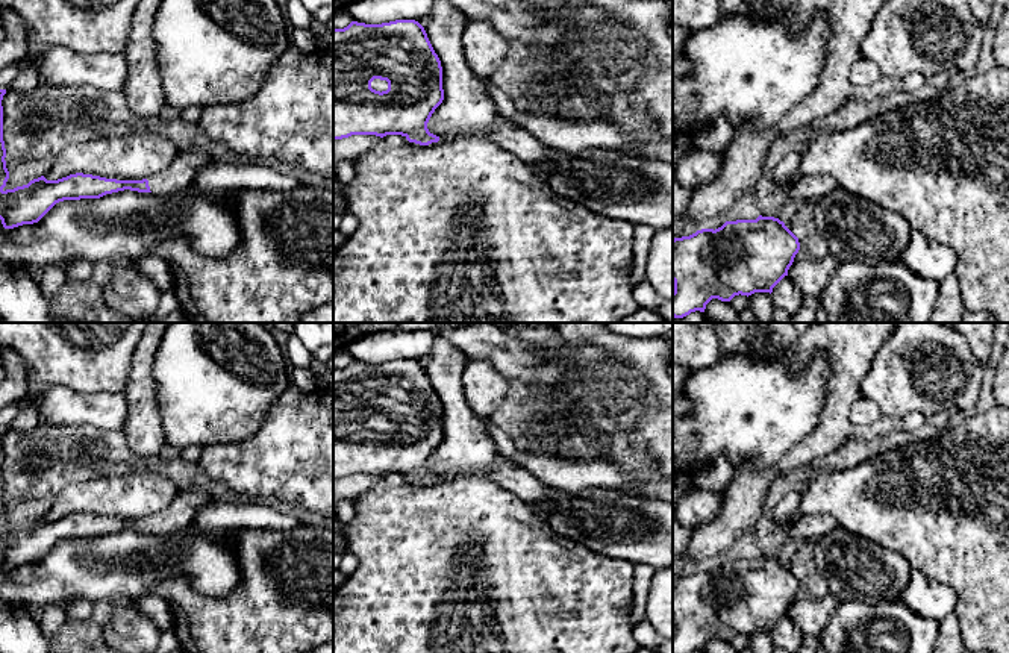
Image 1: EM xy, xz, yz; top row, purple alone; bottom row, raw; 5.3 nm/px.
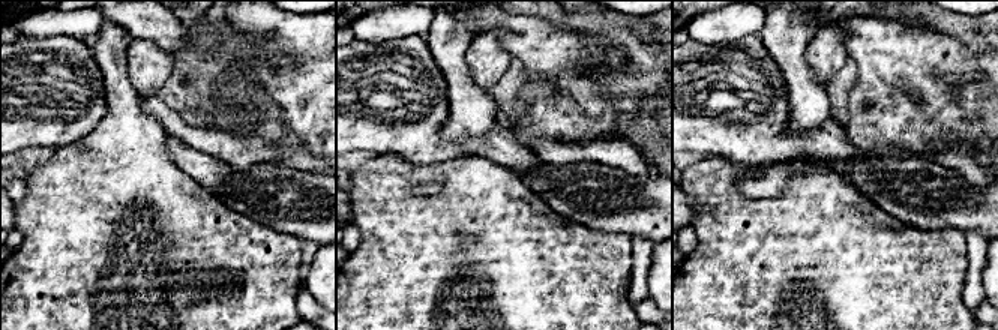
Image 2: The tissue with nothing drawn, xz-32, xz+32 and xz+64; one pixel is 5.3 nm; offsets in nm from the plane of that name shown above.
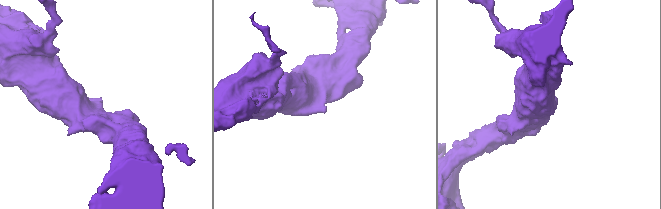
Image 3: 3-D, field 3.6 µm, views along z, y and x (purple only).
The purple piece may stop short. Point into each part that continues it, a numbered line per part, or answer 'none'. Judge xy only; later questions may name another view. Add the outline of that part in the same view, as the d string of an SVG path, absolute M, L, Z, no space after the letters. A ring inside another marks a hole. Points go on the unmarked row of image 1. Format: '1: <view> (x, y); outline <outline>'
1: xy (184, 508); outline M200 488L182 491L168 508L147 518L150 530L156 535L167 535L186 529L197 515L197 511L212 501L215 500L209 491Z

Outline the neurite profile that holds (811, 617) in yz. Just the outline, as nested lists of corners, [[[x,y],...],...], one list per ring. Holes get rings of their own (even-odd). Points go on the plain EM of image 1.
[[[829,594],[820,600],[792,603],[788,617],[804,635],[820,636],[838,605],[839,601]]]

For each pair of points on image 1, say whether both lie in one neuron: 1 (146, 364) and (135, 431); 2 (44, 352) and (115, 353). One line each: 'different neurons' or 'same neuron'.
1: same neuron
2: same neuron

